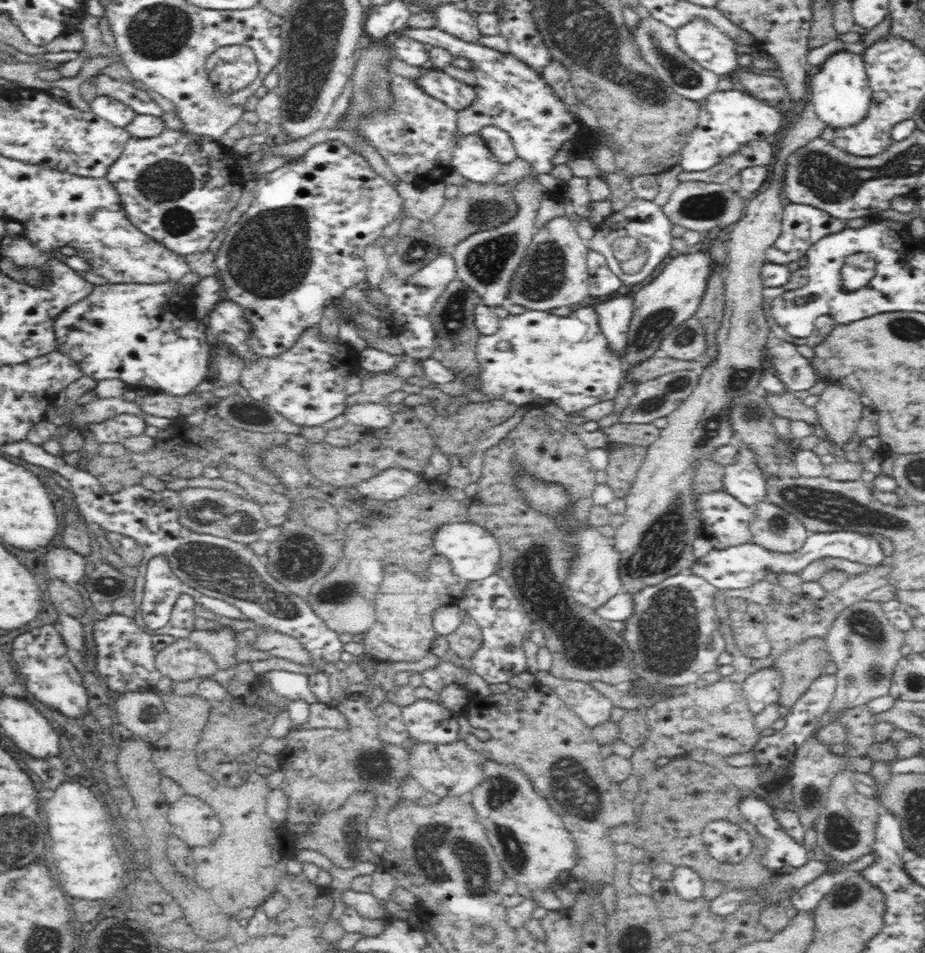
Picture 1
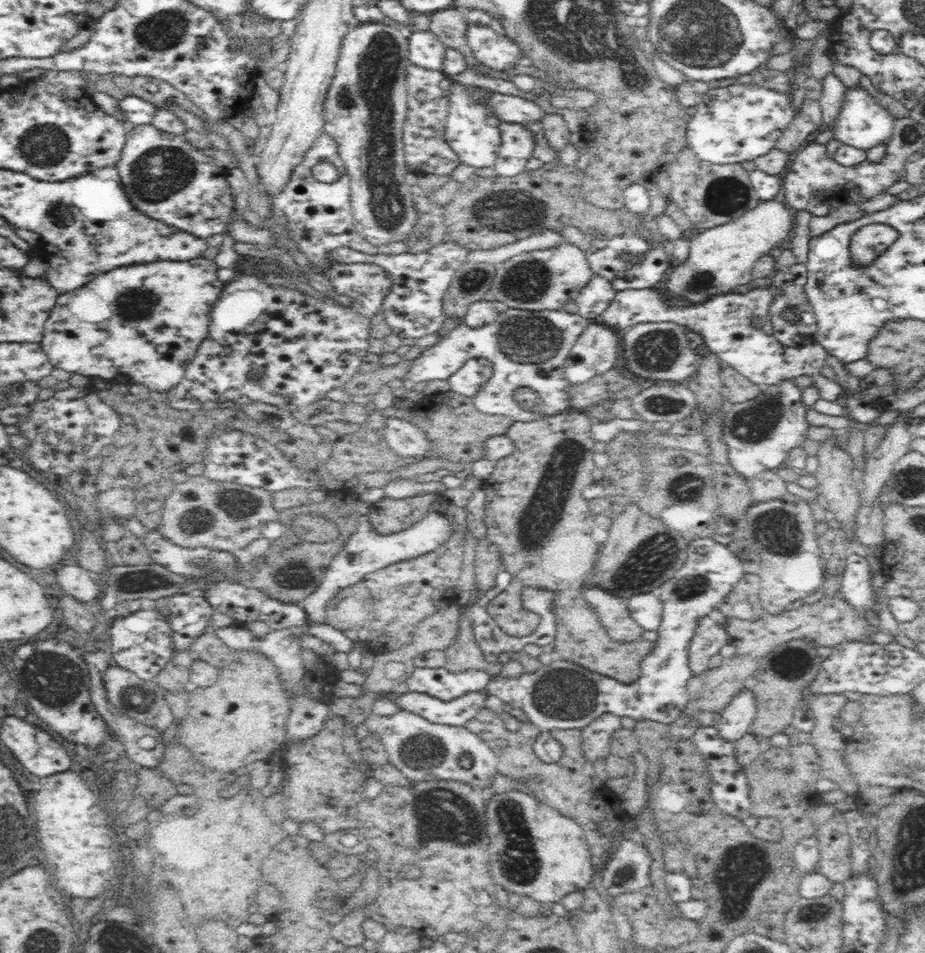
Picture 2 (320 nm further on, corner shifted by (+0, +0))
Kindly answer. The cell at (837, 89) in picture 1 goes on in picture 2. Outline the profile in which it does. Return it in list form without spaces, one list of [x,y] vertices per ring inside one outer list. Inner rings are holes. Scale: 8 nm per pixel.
[[[856,86],[846,90],[840,114],[834,122],[834,139],[860,151],[868,151],[874,146],[889,143],[893,134],[894,121],[893,116],[886,112],[884,107],[878,105],[874,97],[860,86]]]

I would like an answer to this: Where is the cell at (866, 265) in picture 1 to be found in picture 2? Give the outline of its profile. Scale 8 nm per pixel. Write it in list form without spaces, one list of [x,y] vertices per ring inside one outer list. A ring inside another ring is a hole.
[[[886,224],[863,226],[851,236],[850,263],[856,267],[869,265],[898,238],[898,235],[895,228]]]

